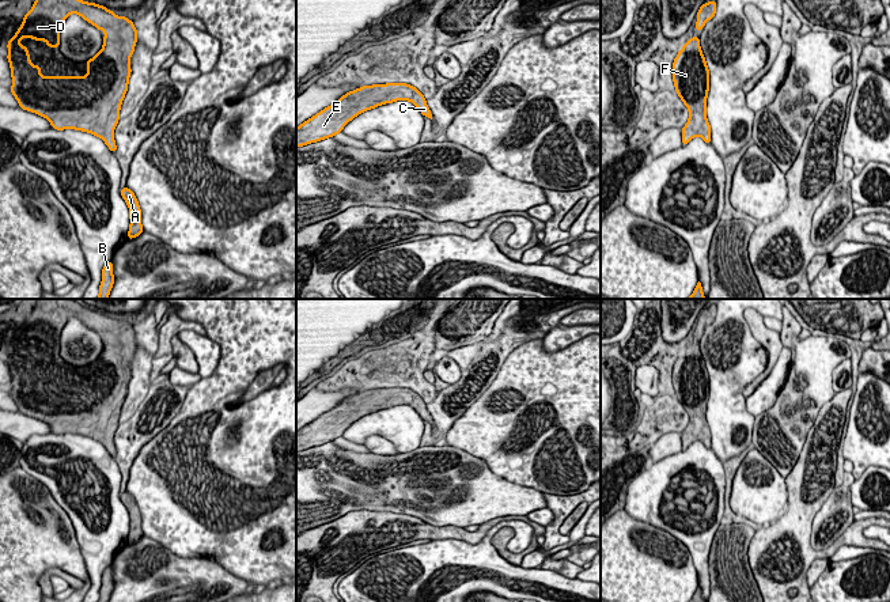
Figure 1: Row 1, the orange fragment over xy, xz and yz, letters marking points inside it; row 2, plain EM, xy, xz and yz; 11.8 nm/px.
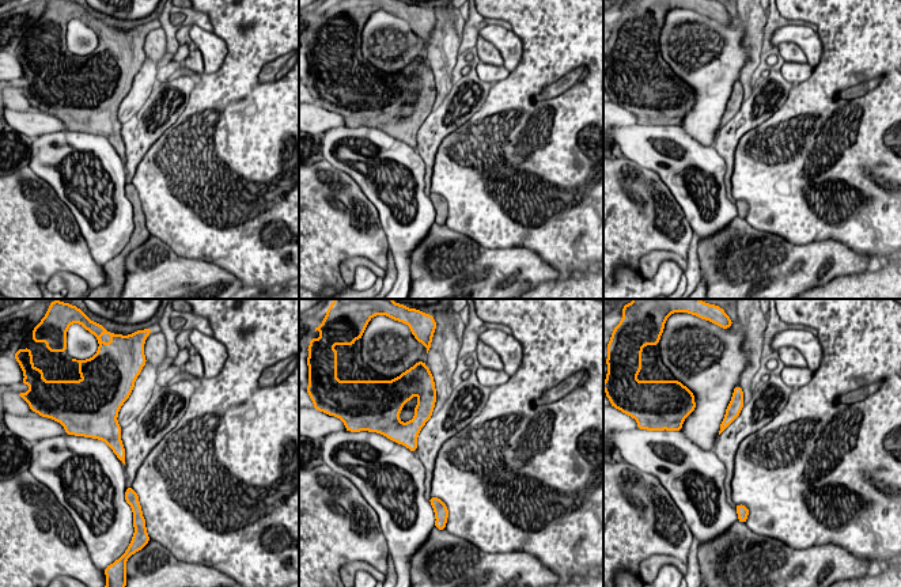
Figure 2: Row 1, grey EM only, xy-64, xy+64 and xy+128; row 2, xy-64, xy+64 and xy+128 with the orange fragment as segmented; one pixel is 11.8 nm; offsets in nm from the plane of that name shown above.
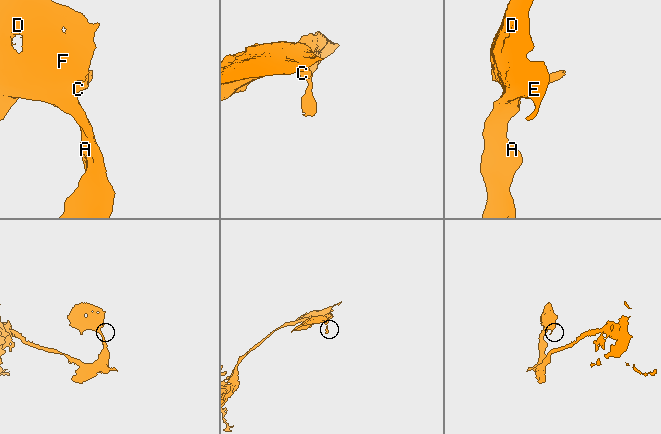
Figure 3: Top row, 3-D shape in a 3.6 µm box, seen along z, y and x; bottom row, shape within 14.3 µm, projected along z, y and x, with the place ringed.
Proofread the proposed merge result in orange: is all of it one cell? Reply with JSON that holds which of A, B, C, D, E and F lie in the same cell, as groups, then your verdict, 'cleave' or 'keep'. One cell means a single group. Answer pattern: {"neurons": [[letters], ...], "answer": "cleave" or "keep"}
{"neurons": [["A", "B", "C", "D", "E", "F"]], "answer": "keep"}

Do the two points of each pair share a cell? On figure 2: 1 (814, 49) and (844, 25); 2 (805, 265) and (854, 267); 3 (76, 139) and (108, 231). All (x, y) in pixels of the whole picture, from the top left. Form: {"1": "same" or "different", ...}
{"1": "different", "2": "same", "3": "same"}

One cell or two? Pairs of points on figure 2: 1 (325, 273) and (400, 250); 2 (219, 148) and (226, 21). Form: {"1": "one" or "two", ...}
{"1": "two", "2": "one"}

